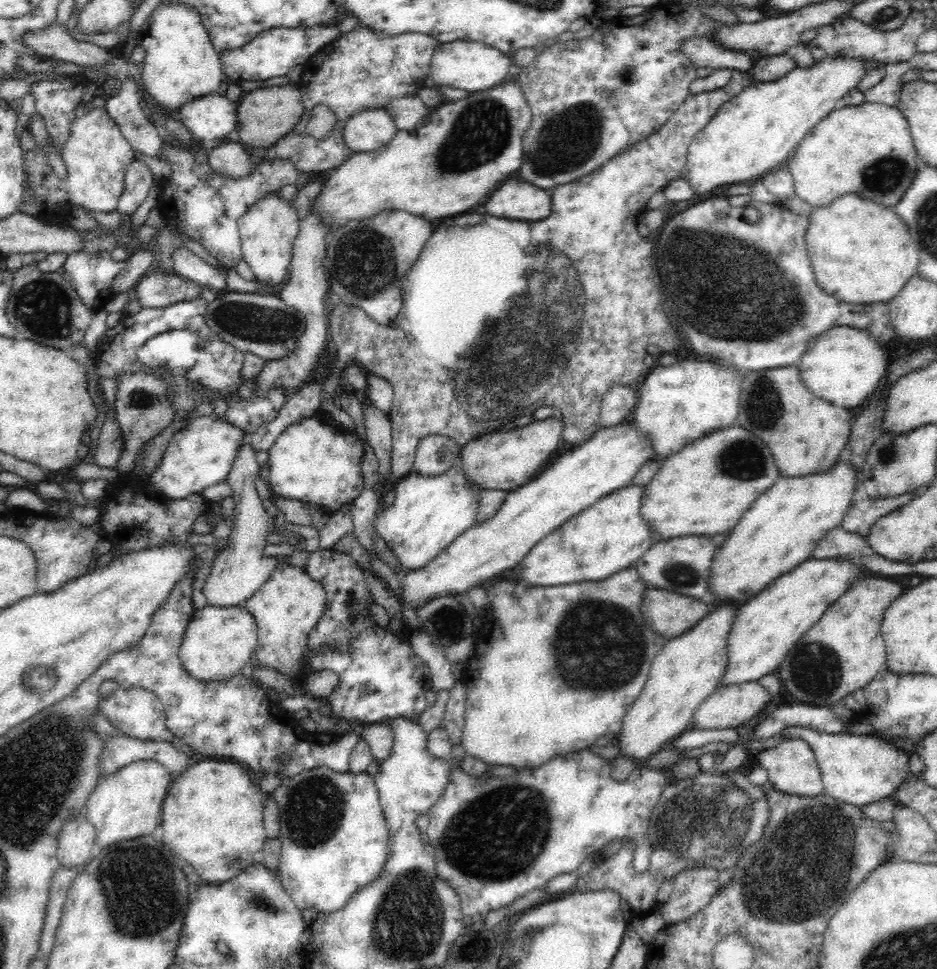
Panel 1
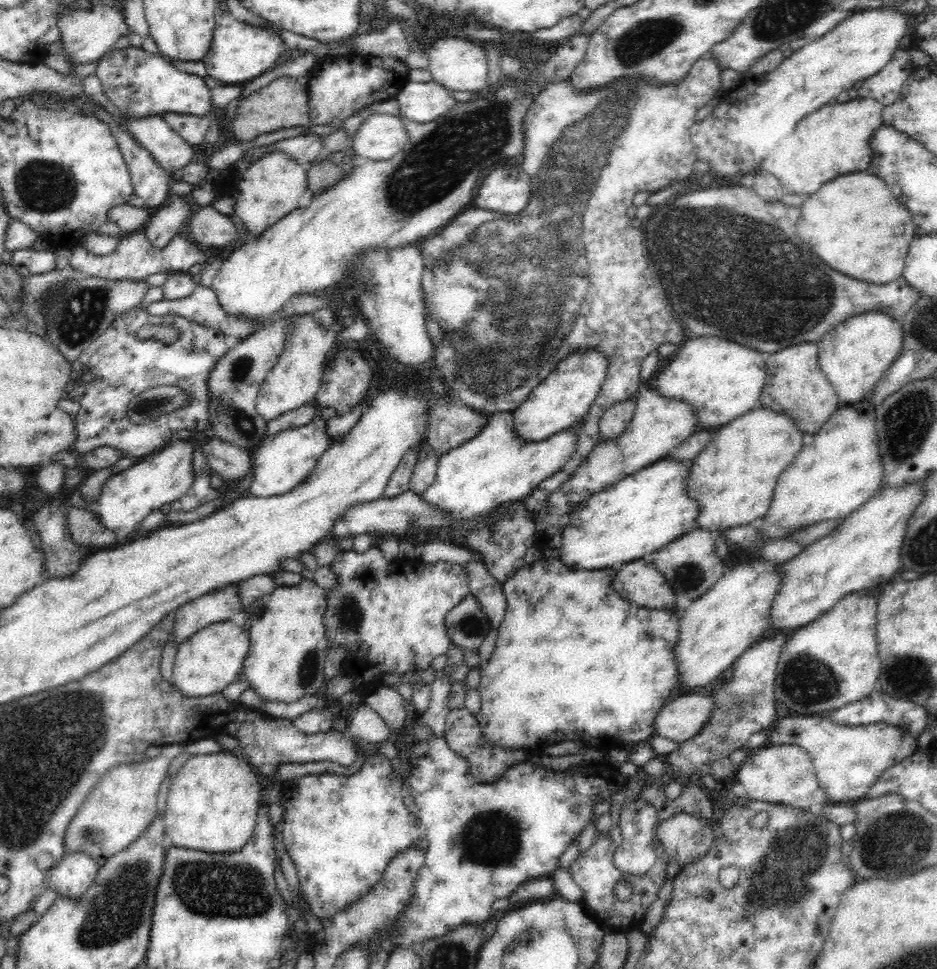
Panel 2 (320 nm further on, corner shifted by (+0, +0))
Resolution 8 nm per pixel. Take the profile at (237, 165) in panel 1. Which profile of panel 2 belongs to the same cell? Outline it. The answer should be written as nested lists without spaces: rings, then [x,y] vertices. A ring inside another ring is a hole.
[[[163,112],[161,115],[172,130],[175,130],[188,144],[204,147],[205,134],[211,121],[209,115],[198,116],[173,112]]]

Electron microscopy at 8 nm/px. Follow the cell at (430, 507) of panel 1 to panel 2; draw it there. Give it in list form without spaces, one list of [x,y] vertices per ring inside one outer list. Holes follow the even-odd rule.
[[[512,411],[478,412],[485,418],[485,426],[481,427],[481,430],[467,442],[439,456],[435,481],[423,494],[420,494],[432,506],[449,514],[449,518],[453,520],[476,518],[496,506],[526,498],[530,492],[540,486],[543,480],[552,478],[554,474],[564,470],[564,466],[570,462],[570,457],[576,450],[576,442],[580,442],[580,428],[577,425],[562,430],[541,442],[526,441],[516,435]]]

